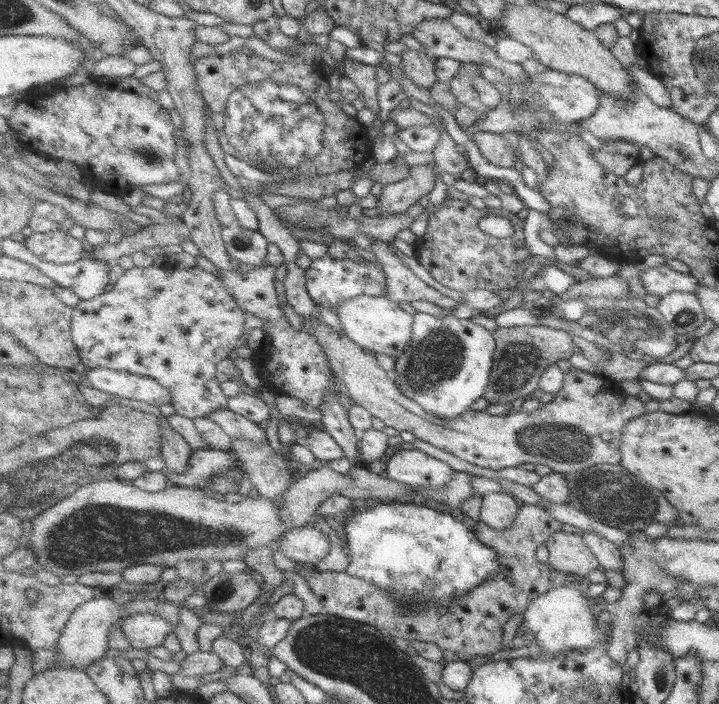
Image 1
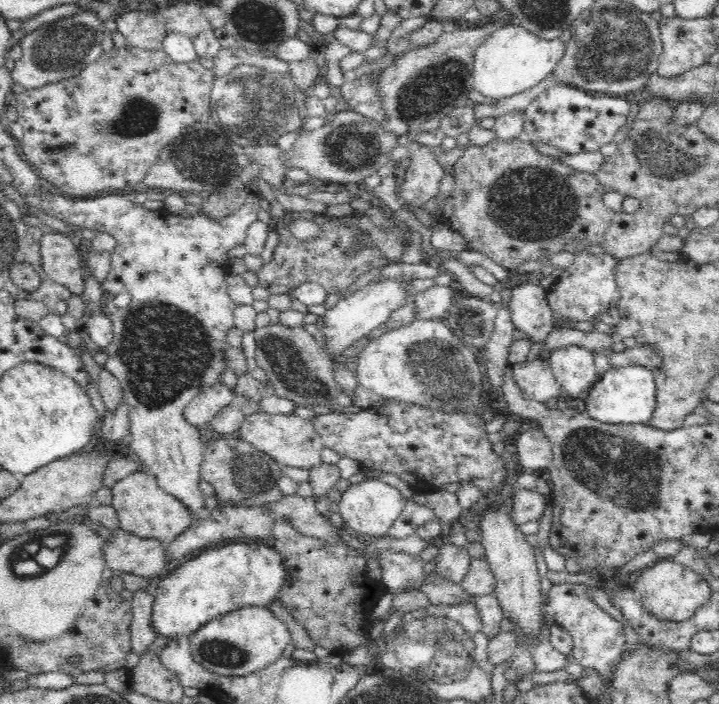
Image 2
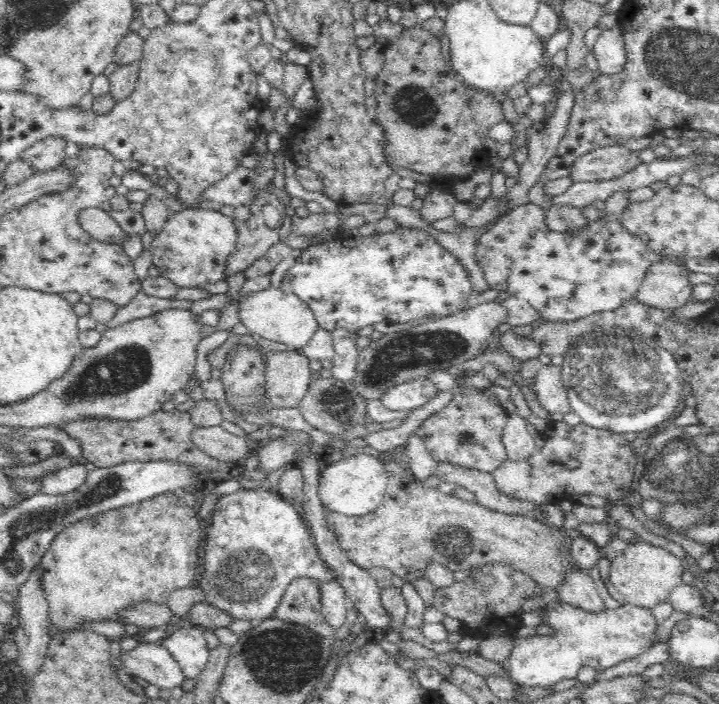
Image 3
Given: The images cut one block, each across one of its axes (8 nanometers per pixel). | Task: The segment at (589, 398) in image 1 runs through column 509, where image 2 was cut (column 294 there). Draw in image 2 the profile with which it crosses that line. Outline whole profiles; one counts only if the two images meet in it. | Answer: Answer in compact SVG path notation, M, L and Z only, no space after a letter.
M255 410L254 413L245 416L242 426L236 433L236 436L242 440L250 441L258 450L268 453L274 457L281 466L290 466L290 468L306 468L322 464L320 457L322 449L325 447L324 439L314 426L312 420L303 419L294 412L289 414L270 414Z

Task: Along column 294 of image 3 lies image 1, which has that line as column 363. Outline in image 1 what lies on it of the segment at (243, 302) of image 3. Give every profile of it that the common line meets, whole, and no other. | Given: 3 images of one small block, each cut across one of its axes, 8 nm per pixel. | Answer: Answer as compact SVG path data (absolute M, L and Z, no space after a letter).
M362 295L352 300L343 300L340 310L336 312L340 315L346 334L374 354L380 352L397 359L405 354L415 338L415 316L388 296Z

